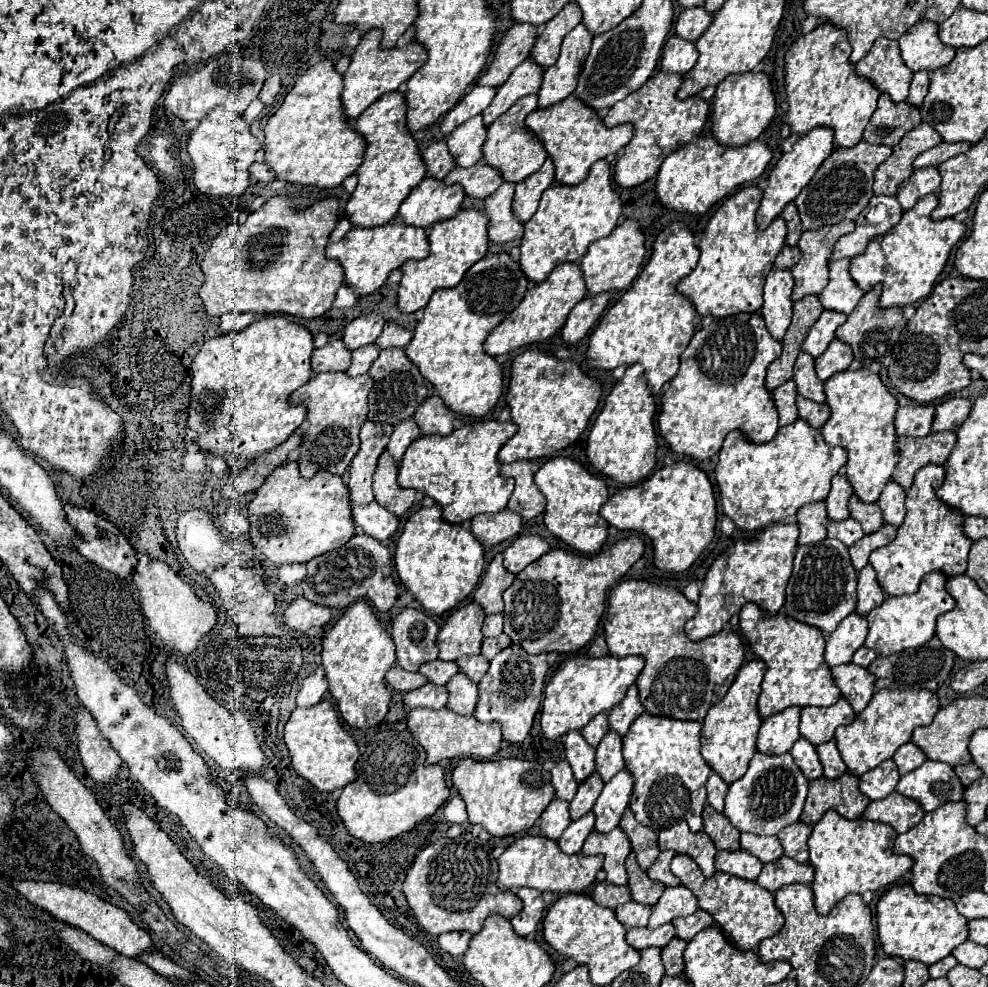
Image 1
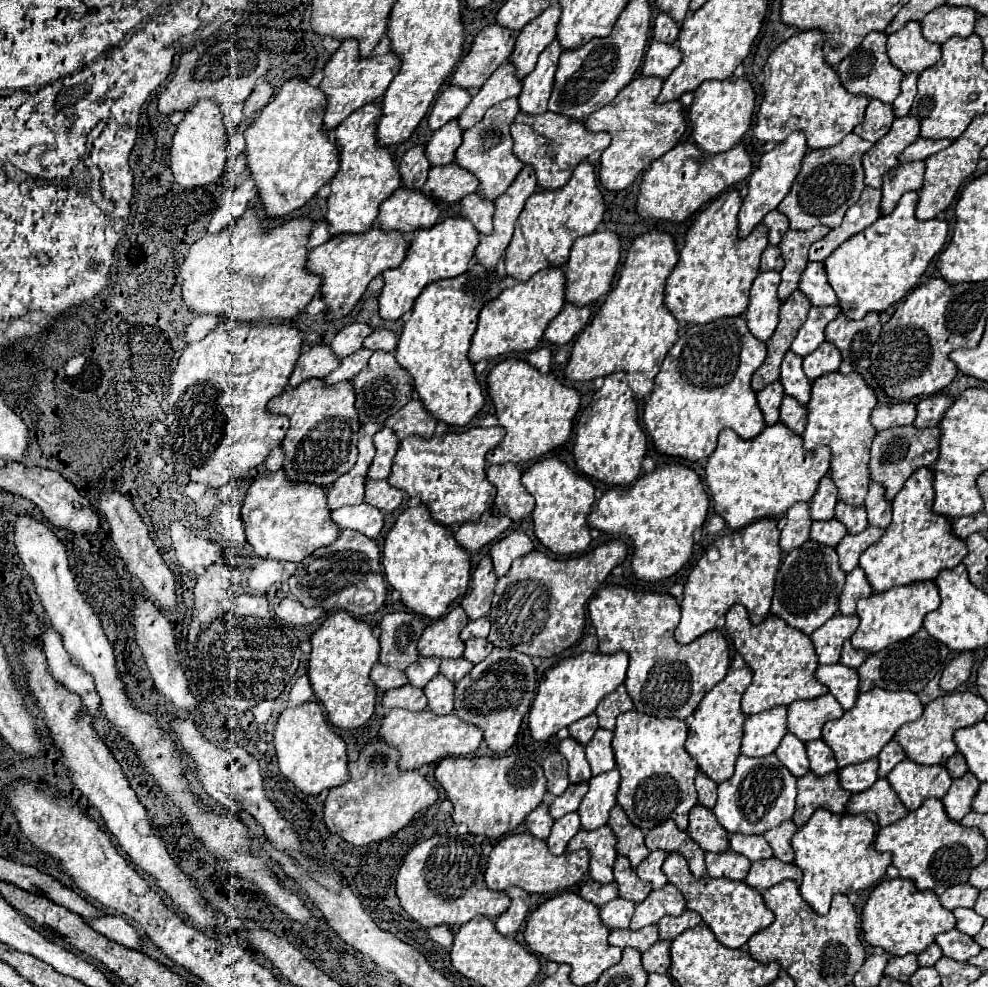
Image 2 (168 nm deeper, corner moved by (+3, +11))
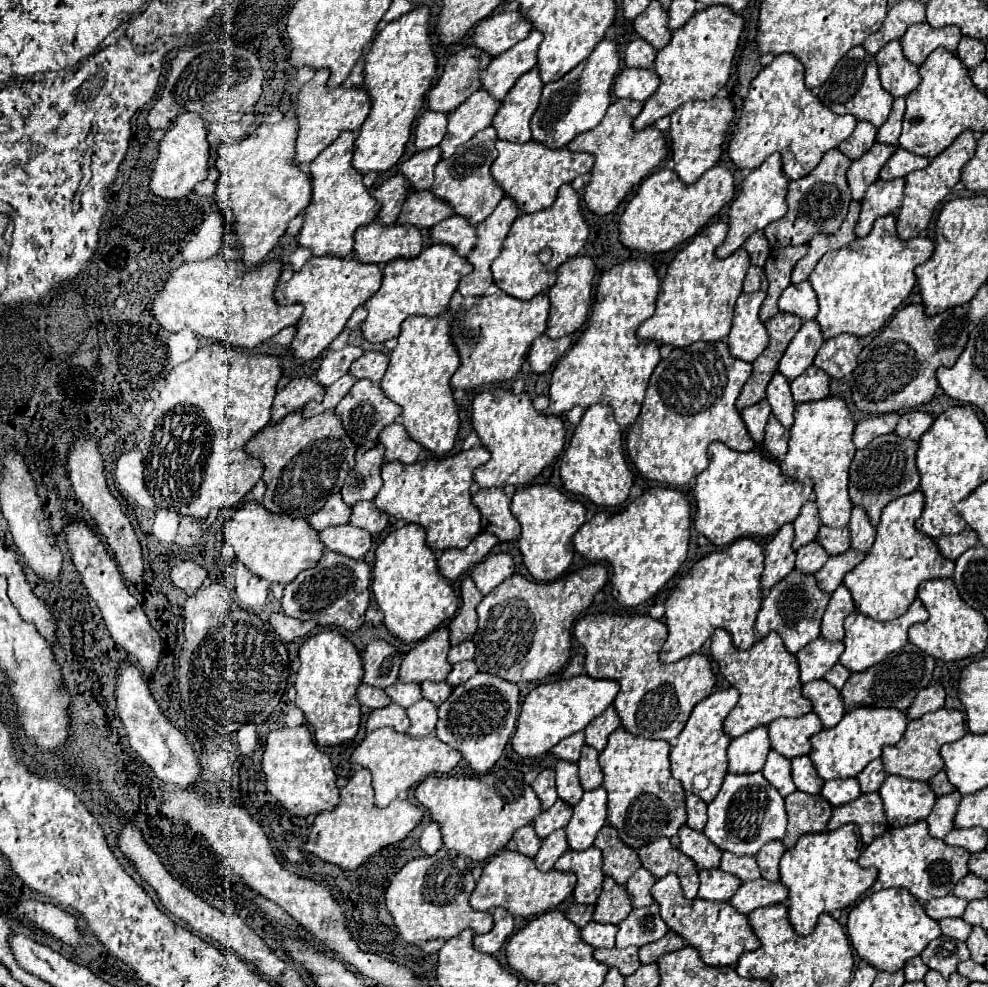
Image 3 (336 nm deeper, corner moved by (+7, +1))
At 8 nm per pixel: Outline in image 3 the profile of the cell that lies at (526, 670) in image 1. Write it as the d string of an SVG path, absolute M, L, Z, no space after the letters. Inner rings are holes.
M475 674L465 684L455 686L451 696L439 706L437 736L451 748L459 750L477 774L485 774L499 760L503 748L511 740L519 708L517 684L505 682L505 678L493 674Z

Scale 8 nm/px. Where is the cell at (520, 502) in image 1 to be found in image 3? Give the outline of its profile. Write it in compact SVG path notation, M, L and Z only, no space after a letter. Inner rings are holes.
M481 488L473 496L473 504L481 510L481 530L497 534L503 542L519 536L521 524L511 512L511 500L503 488Z

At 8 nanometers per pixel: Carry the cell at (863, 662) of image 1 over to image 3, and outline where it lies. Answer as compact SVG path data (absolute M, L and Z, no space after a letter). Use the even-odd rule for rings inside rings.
M837 662L823 678L825 678L829 684L833 684L837 690L841 690L841 686L845 686L845 682L849 680L849 676L851 676L851 670Z

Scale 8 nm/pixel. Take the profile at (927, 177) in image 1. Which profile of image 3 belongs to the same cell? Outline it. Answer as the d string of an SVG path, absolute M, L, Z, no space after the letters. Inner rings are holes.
M905 178L873 182L861 200L863 206L857 224L857 236L867 236L879 216L895 214L897 206L901 206L901 198L905 198Z

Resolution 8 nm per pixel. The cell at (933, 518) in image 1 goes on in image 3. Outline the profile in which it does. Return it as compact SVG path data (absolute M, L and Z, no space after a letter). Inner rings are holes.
M915 490L905 498L897 498L897 502L889 502L889 506L885 506L873 548L867 552L865 560L843 578L843 584L851 590L859 612L875 620L893 620L907 612L917 598L917 588L923 582L953 576L955 562L943 558L935 540L921 534L921 530L915 526L923 506L925 496L921 490Z

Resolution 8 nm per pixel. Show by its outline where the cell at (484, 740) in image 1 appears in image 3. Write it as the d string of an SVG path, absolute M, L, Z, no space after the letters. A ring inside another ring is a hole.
M379 728L367 734L367 738L351 754L351 760L371 770L375 802L377 806L387 806L401 792L417 786L427 776L451 772L461 760L461 754L457 754L457 750L453 750L451 746L443 746L443 742L435 734L429 734L425 738L409 738L409 734L397 734L397 730L391 728Z

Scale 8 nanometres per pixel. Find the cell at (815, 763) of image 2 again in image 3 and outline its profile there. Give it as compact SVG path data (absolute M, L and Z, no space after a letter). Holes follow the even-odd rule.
M797 756L791 760L793 764L793 782L797 790L807 792L807 794L819 794L823 786L823 778L815 774L815 766L809 756Z

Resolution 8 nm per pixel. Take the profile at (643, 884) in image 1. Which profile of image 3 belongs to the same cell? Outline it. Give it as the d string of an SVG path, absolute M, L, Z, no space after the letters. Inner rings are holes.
M605 876L603 882L603 892L597 900L597 908L593 918L597 922L613 922L619 924L621 920L627 918L627 914L633 910L633 904L629 902L629 894L625 886L617 884L613 878Z

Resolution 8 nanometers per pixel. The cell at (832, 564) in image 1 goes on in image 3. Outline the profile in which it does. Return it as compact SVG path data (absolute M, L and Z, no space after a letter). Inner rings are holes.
M793 570L765 594L755 630L759 636L767 636L771 630L775 630L783 638L787 650L795 654L821 636L821 614L825 612L827 602L829 594L819 588L819 582L813 574L801 574L801 570Z

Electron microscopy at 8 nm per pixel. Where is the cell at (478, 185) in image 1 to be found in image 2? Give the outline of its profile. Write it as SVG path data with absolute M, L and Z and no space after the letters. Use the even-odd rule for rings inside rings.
M449 164L441 168L431 168L421 192L437 202L451 204L467 194L473 194L475 188L477 188L477 180L473 180L469 172L457 168L457 164Z

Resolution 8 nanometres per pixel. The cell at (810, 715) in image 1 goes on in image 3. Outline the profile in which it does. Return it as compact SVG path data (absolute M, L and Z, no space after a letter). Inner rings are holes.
M809 712L799 718L777 718L769 724L771 748L787 758L809 754L811 736L823 730L817 714Z

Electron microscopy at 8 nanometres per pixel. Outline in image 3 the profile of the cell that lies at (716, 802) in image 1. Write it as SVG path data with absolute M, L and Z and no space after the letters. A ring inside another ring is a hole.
M687 794L687 826L693 830L703 830L707 822L707 802L697 798L697 794Z

